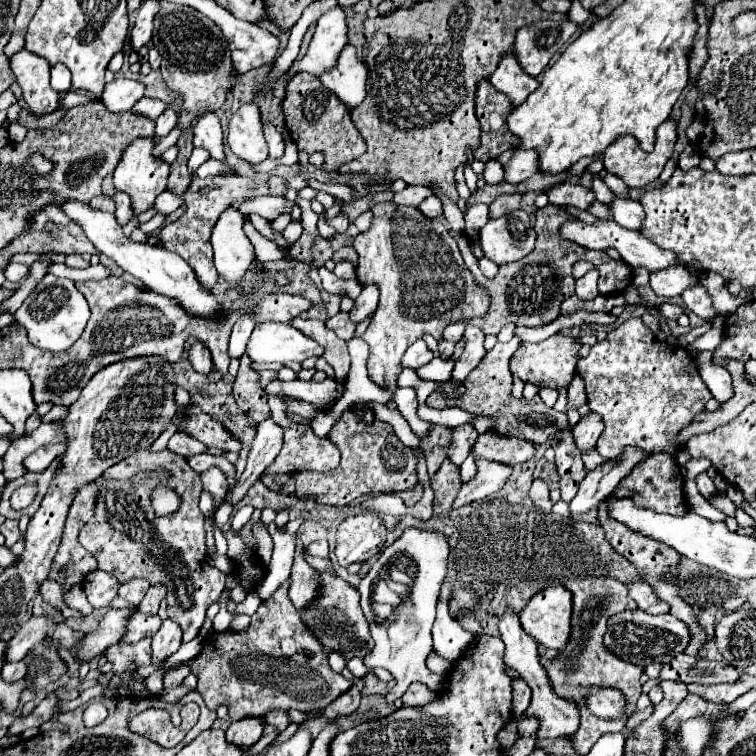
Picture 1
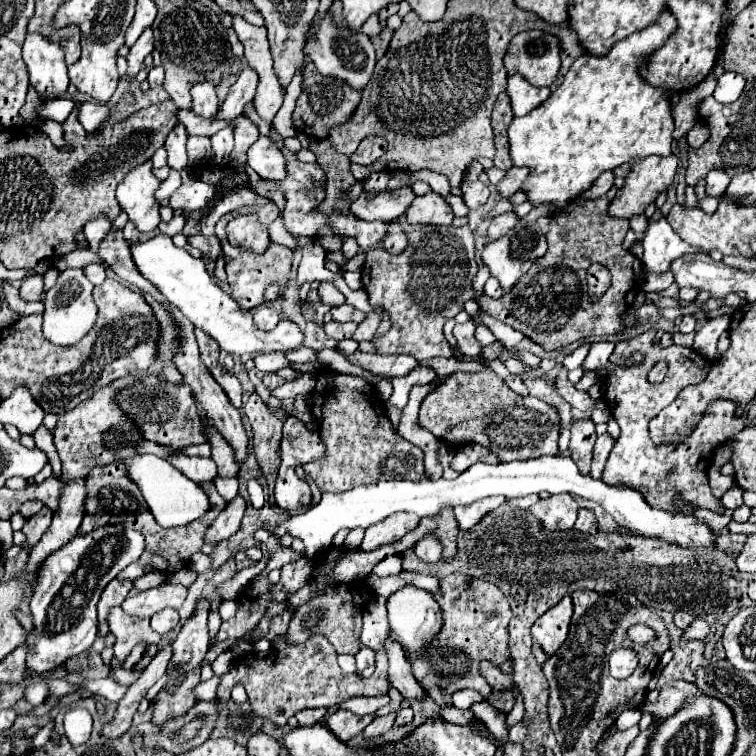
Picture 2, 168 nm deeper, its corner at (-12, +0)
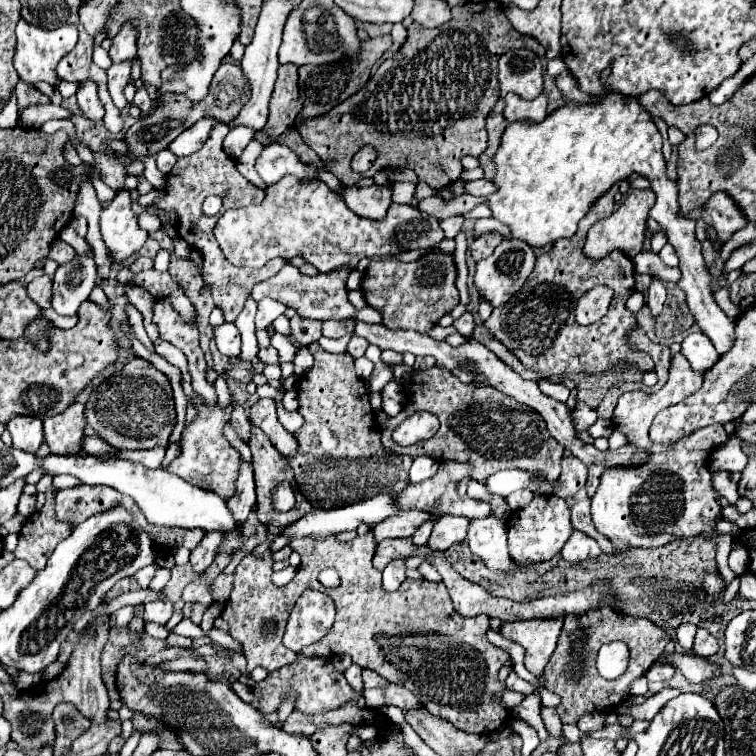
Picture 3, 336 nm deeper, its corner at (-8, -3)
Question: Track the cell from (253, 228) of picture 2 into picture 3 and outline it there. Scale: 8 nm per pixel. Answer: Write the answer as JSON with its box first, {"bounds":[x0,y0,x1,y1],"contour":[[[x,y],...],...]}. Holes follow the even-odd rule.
{"bounds":[214,176,444,272],"contour":[[[284,176],[266,188],[266,200],[260,206],[226,210],[218,218],[214,236],[234,266],[262,268],[276,256],[286,260],[302,256],[320,272],[330,272],[342,264],[356,268],[360,258],[386,258],[404,250],[436,248],[444,238],[444,230],[436,216],[424,214],[412,204],[392,204],[384,220],[360,218],[322,180],[300,182],[294,176]]]}

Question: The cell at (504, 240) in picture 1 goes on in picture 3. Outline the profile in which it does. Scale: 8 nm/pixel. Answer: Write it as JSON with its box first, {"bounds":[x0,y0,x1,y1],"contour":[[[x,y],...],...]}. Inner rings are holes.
{"bounds":[474,238,536,306],"contour":[[[504,238],[502,244],[496,246],[496,250],[490,258],[484,258],[476,264],[474,284],[476,284],[478,292],[492,302],[492,306],[500,306],[502,302],[512,298],[512,294],[516,294],[516,290],[520,290],[520,286],[526,282],[526,278],[534,270],[534,262],[536,262],[536,254],[534,254],[532,246],[528,246],[522,240]]]}

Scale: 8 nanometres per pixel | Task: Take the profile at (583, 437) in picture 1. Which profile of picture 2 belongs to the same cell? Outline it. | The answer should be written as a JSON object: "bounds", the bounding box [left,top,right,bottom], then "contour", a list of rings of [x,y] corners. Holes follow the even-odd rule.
{"bounds":[590,433,614,479],"contour":[[[604,433],[604,435],[600,435],[596,439],[596,445],[594,445],[594,461],[592,461],[592,471],[590,471],[590,475],[594,479],[600,479],[612,447],[614,447],[614,439],[608,433]]]}

